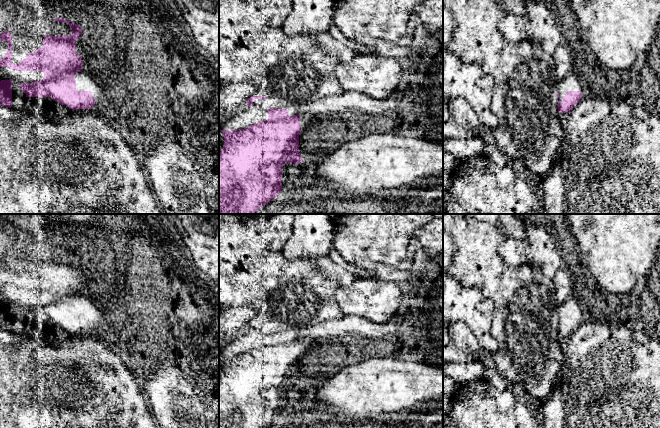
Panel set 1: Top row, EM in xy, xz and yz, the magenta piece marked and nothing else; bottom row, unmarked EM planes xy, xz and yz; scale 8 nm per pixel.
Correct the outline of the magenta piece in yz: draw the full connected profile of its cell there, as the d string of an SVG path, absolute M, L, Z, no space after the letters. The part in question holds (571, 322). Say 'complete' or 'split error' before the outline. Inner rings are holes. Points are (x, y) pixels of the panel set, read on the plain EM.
split error; M569 297L556 308L559 322L558 335L569 337L582 321L581 306L576 298Z

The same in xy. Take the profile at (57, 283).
split error; M55 242L56 245L66 247L73 254L70 259L44 259L41 272L38 272L20 287L12 287L12 258L8 254L0 259L0 265L8 266L8 275L0 282L1 291L11 291L12 302L0 305L0 329L12 331L12 322L19 321L22 314L26 321L51 321L59 325L61 329L67 329L69 333L91 333L97 323L104 319L104 314L88 298L82 296L82 280L76 278L76 264L82 258L82 252L66 245L63 242Z

